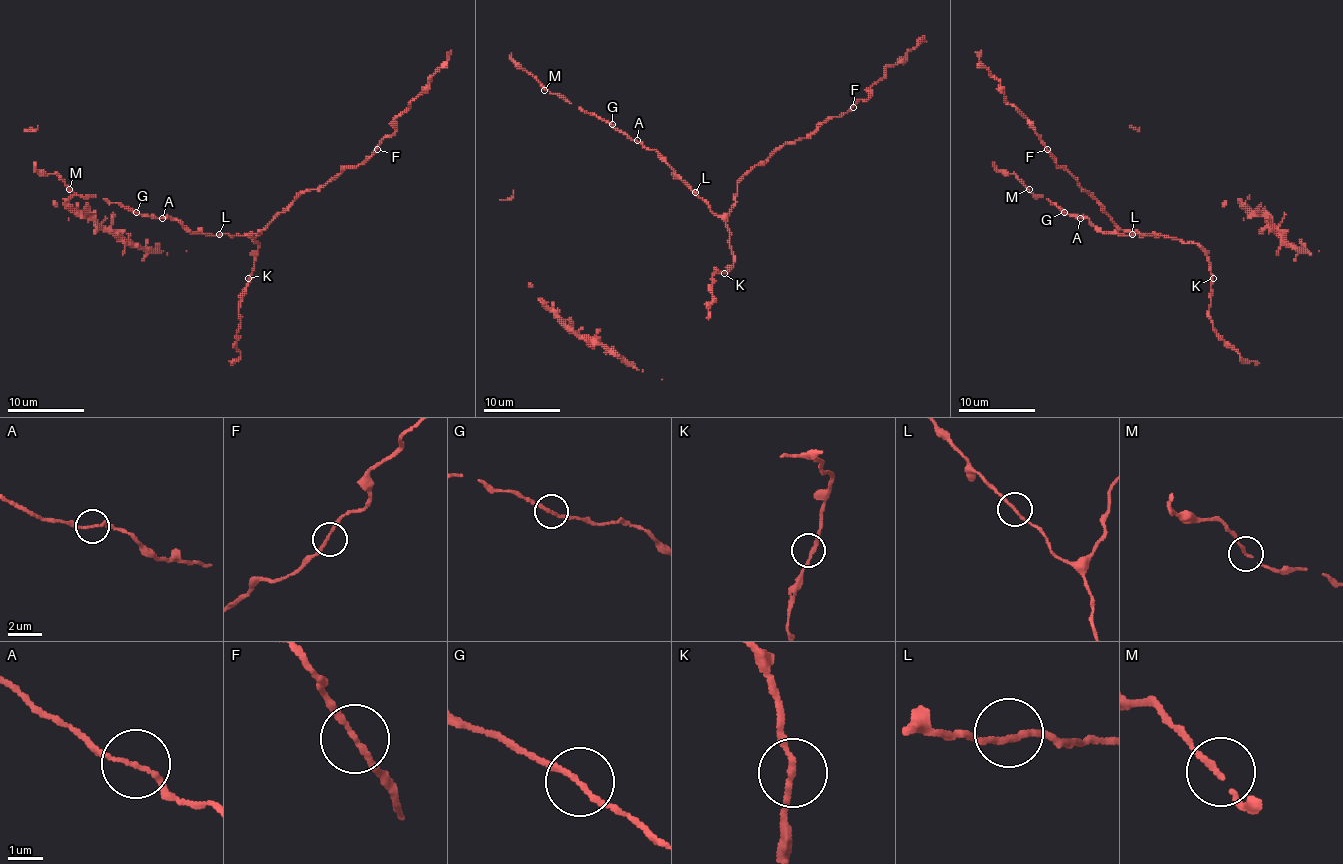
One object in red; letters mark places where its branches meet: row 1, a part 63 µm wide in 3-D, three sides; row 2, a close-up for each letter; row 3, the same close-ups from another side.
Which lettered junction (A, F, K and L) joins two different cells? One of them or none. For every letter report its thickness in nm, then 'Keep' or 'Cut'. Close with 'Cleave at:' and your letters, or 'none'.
A: Thickness 120 nm. Keep
F: Thickness 150 nm. Keep
K: Thickness 170 nm. Keep
L: Thickness 160 nm. Keep
Cleave at: none

